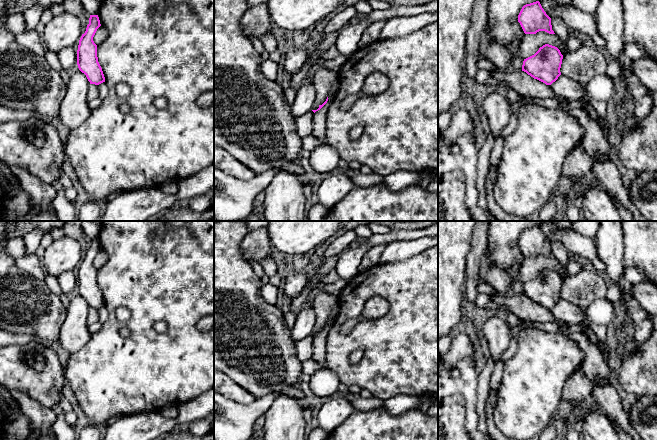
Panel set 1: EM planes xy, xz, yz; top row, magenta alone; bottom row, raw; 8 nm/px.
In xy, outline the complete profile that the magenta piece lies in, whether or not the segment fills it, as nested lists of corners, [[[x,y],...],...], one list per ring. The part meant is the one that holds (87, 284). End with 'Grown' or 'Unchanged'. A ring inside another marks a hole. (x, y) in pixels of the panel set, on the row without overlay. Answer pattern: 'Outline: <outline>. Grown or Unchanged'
Outline: [[[90,239],[89,248],[79,264],[77,274],[79,294],[86,299],[90,308],[95,309],[105,306],[102,292],[98,286],[97,269],[93,265],[93,261],[100,250],[98,239]]]. Unchanged

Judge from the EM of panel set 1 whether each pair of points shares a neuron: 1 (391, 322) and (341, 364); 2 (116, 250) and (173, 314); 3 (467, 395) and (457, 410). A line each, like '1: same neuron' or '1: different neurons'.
1: same neuron
2: same neuron
3: different neurons

